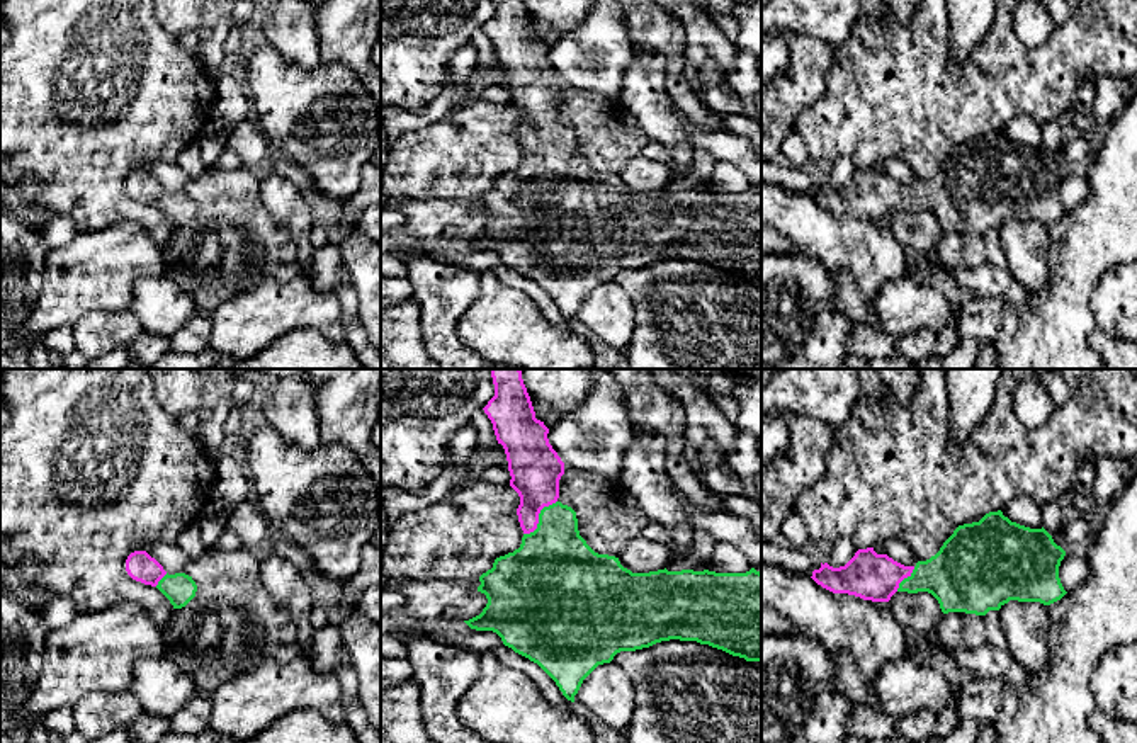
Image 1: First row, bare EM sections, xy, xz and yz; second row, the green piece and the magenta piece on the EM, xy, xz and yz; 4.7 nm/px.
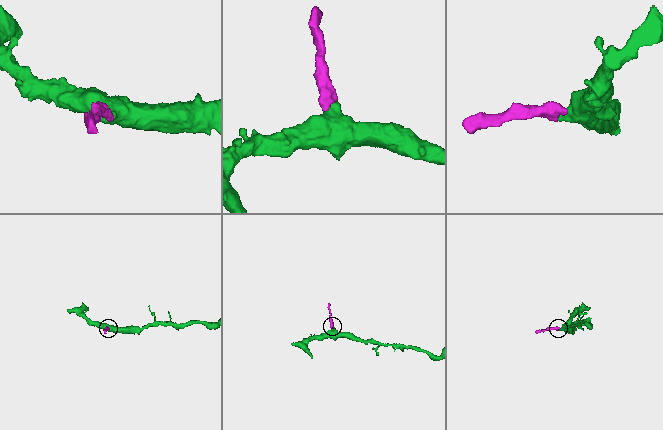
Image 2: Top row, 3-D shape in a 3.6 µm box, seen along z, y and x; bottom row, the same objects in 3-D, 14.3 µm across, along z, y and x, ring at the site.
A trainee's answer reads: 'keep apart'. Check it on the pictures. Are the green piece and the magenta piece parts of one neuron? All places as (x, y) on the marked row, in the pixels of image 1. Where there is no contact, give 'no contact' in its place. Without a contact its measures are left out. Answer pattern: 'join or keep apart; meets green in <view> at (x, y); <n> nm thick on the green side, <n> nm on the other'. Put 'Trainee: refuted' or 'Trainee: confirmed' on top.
Trainee: refuted
join; meets green in xz at (539, 517); 380 nm thick on the green side, 240 nm on the other

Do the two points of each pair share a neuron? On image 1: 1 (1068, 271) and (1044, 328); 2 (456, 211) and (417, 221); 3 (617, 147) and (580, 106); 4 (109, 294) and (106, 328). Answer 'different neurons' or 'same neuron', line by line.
1: same neuron
2: same neuron
3: same neuron
4: different neurons

